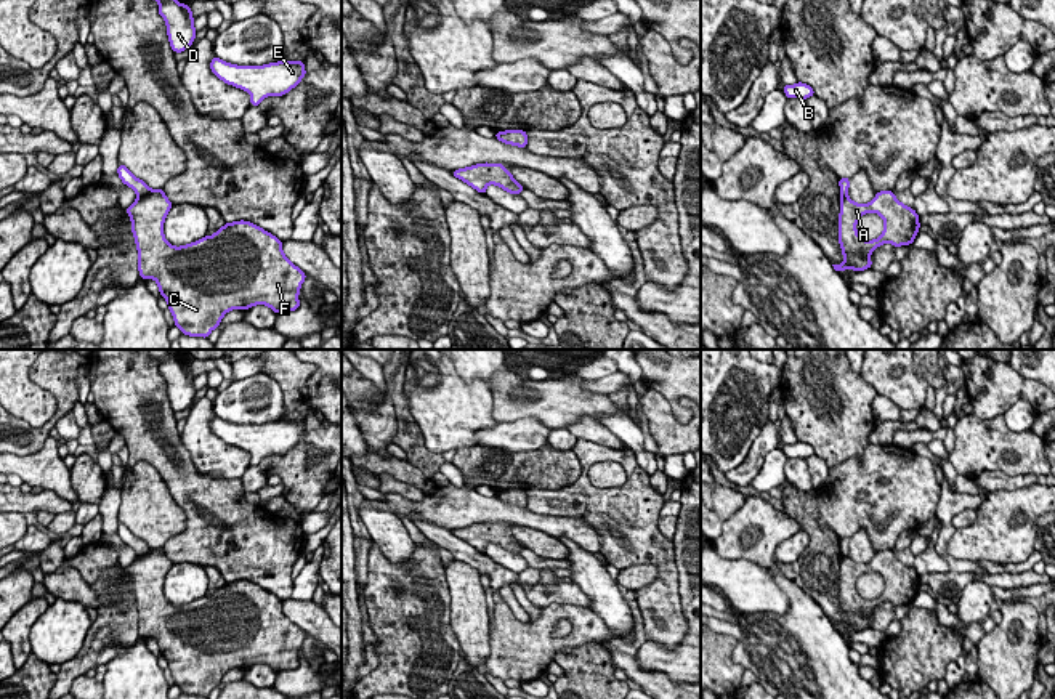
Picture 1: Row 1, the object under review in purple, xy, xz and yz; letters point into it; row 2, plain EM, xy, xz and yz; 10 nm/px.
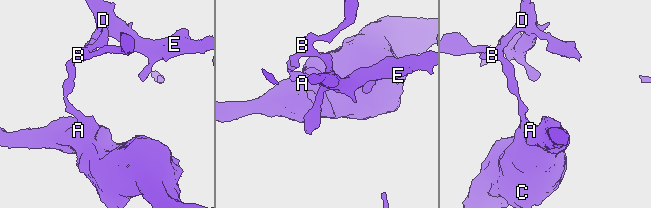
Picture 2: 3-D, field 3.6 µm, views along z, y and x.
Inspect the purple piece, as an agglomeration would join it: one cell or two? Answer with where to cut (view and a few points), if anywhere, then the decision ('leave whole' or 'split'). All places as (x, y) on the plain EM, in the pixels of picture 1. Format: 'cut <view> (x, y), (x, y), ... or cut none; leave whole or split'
cut xy (151, 549), (137, 557); split

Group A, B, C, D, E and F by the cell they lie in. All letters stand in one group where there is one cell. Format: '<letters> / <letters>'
A C F / B D E

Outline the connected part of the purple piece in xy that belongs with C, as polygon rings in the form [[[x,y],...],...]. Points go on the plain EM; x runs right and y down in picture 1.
[[[151,548],[136,556],[127,572],[138,608],[139,636],[157,641],[175,685],[184,694],[208,697],[231,669],[247,670],[255,664],[266,664],[276,673],[298,669],[298,653],[306,633],[284,614],[282,601],[276,595],[241,579],[226,582],[210,596],[175,606],[164,595],[164,580],[172,566],[164,548]]]

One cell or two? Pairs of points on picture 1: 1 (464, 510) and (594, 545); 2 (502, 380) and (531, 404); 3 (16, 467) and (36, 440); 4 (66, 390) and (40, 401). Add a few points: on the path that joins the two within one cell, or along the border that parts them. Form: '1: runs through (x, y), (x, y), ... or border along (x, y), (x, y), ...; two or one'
1: runs through (496, 510), (561, 526); one
2: runs through (509, 387), (520, 398), (525, 398); one
3: border along (48, 435), (37, 451), (16, 456); two
4: border along (29, 377), (56, 401), (56, 411), (39, 428); two

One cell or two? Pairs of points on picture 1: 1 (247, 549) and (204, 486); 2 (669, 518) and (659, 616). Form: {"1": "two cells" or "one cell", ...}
{"1": "one cell", "2": "two cells"}

